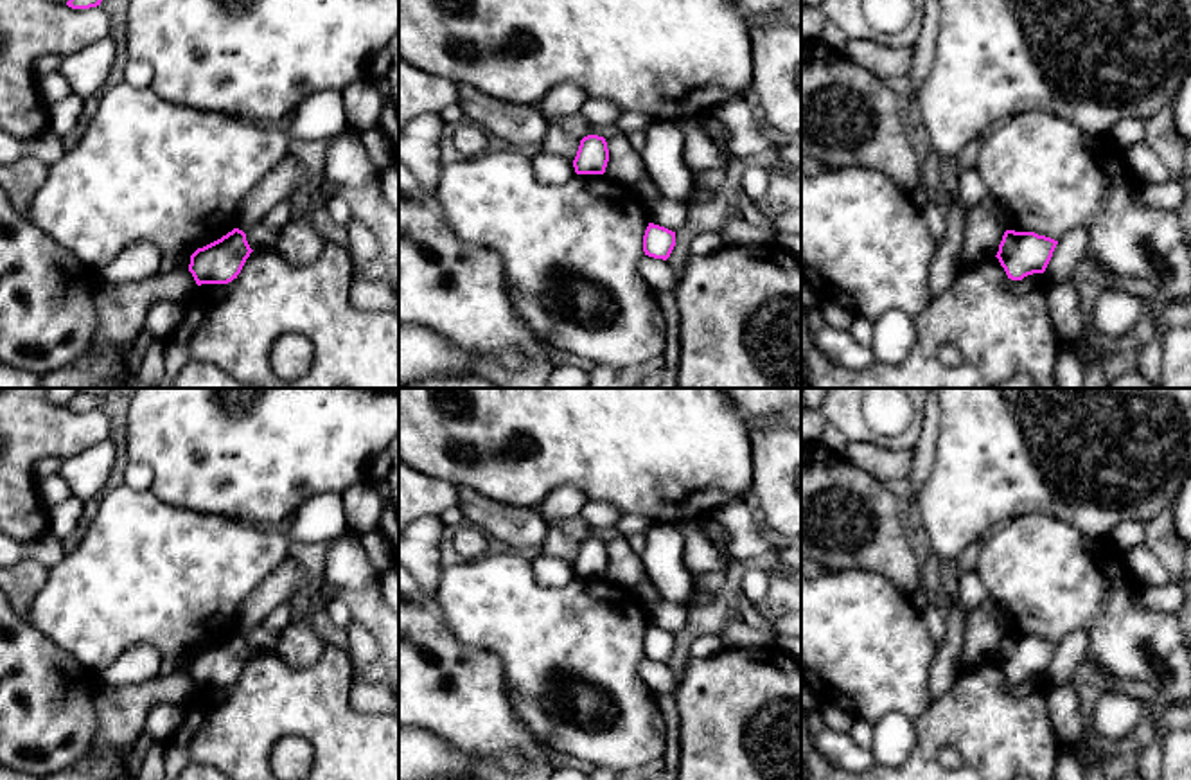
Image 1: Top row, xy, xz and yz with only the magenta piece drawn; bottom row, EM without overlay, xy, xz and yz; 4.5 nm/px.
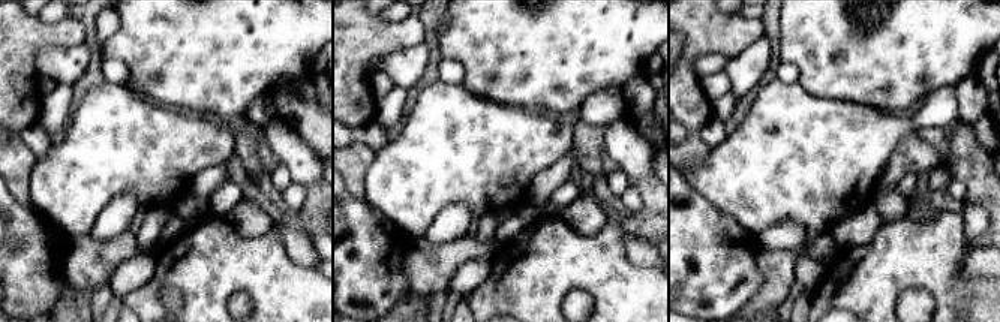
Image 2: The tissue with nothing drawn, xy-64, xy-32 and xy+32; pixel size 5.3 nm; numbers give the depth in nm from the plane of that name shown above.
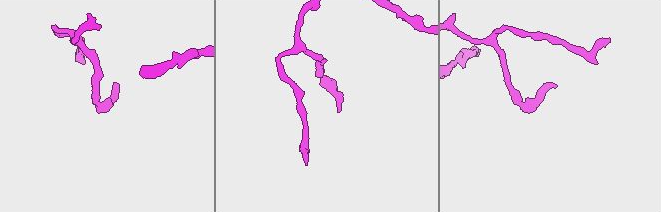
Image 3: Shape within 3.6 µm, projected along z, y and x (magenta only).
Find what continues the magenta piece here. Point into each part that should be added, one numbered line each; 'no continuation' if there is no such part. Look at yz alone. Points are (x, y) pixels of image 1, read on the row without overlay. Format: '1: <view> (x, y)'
no continuation

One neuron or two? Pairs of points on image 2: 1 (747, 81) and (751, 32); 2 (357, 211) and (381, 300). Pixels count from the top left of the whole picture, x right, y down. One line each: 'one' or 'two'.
1: two
2: one

